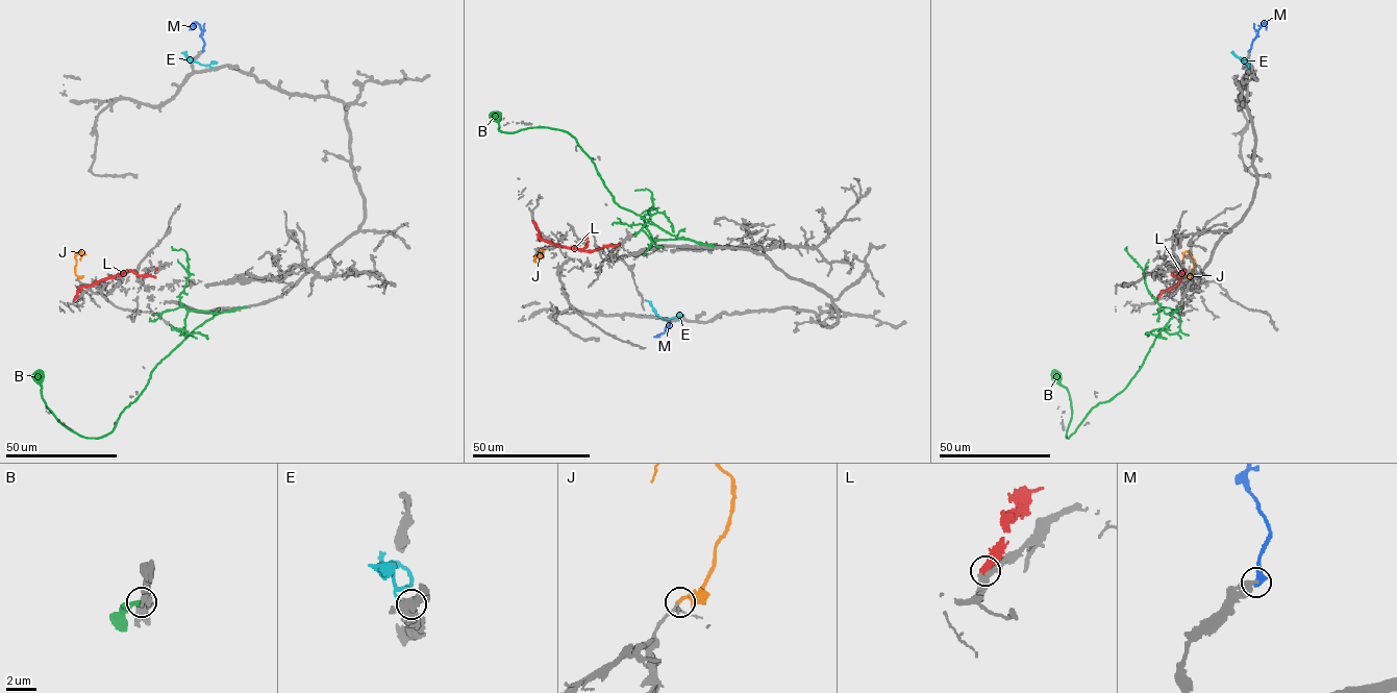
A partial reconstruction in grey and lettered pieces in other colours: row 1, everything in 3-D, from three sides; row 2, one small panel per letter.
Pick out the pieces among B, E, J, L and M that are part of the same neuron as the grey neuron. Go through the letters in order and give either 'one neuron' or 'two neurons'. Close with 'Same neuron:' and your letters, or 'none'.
B: two neurons
E: two neurons
J: one neuron
L: two neurons
M: two neurons
Same neuron: J

